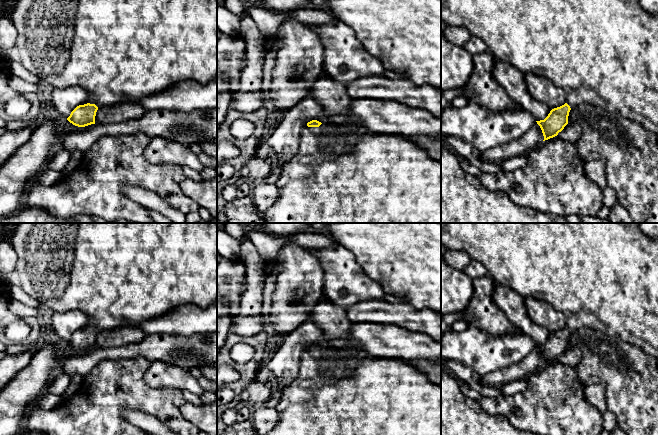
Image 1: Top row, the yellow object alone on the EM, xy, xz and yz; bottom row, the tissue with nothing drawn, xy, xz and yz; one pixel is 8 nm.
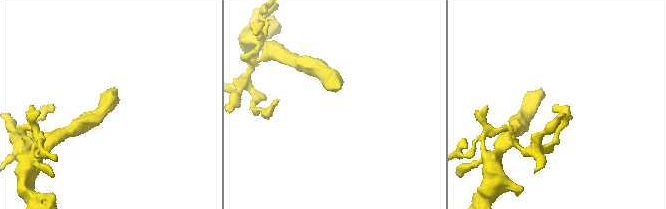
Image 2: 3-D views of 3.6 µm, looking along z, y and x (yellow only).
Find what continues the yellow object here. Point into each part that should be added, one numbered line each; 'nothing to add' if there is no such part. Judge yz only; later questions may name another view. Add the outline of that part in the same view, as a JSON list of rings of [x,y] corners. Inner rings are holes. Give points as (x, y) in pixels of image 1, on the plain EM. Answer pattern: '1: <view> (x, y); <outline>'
1: yz (604, 276); [[[441,223],[441,245],[448,250],[463,251],[483,264],[494,282],[507,286],[523,298],[533,297],[548,302],[566,316],[570,332],[590,328],[639,347],[658,358],[658,238],[645,235],[638,223]]]

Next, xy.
1: xy (119, 274); [[[17,223],[10,242],[18,261],[14,269],[0,279],[8,286],[20,287],[51,314],[74,310],[87,314],[91,321],[86,327],[95,328],[98,332],[157,318],[180,305],[206,307],[217,302],[217,223]]]

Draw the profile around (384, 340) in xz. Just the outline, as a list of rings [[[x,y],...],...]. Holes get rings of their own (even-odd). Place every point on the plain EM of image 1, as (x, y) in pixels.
[[[310,315],[296,329],[280,335],[279,339],[279,348],[271,360],[264,364],[273,374],[272,381],[278,385],[263,404],[268,408],[277,406],[284,388],[297,377],[301,356],[312,344],[322,348],[360,346],[371,357],[431,362],[441,360],[441,342],[434,341],[426,334],[388,323],[354,323],[347,338],[329,340]]]

